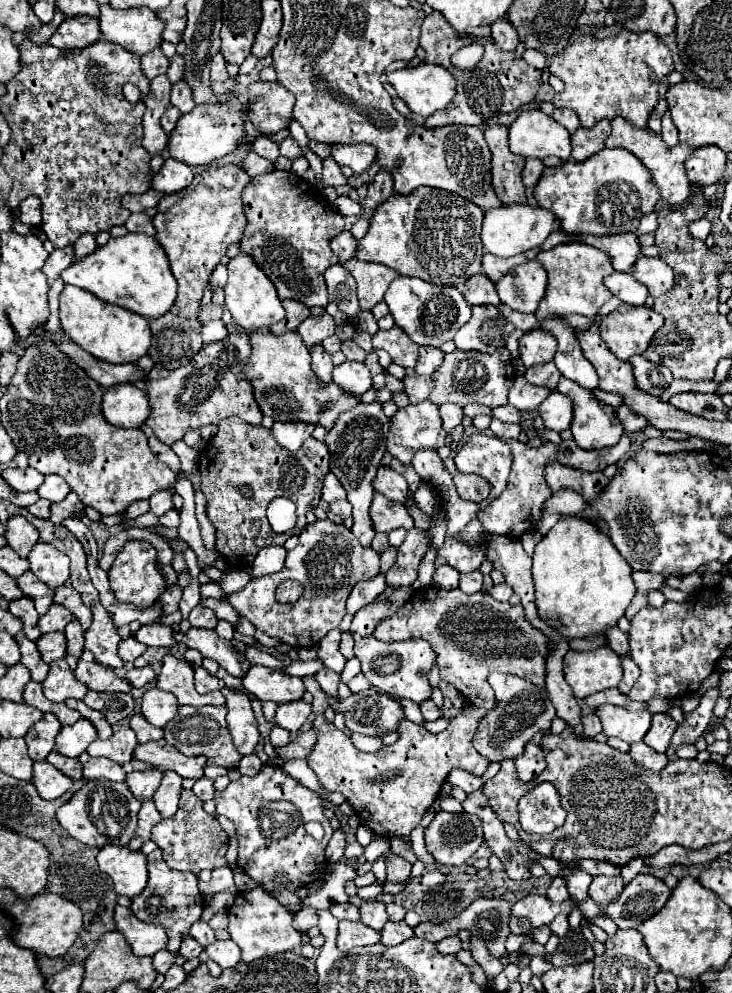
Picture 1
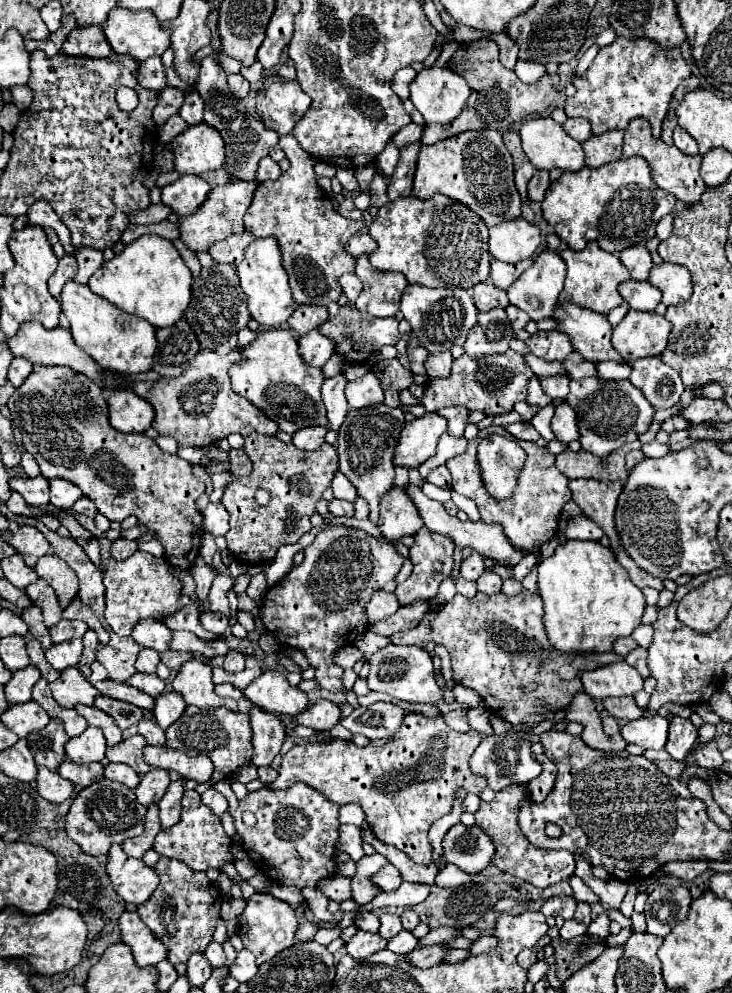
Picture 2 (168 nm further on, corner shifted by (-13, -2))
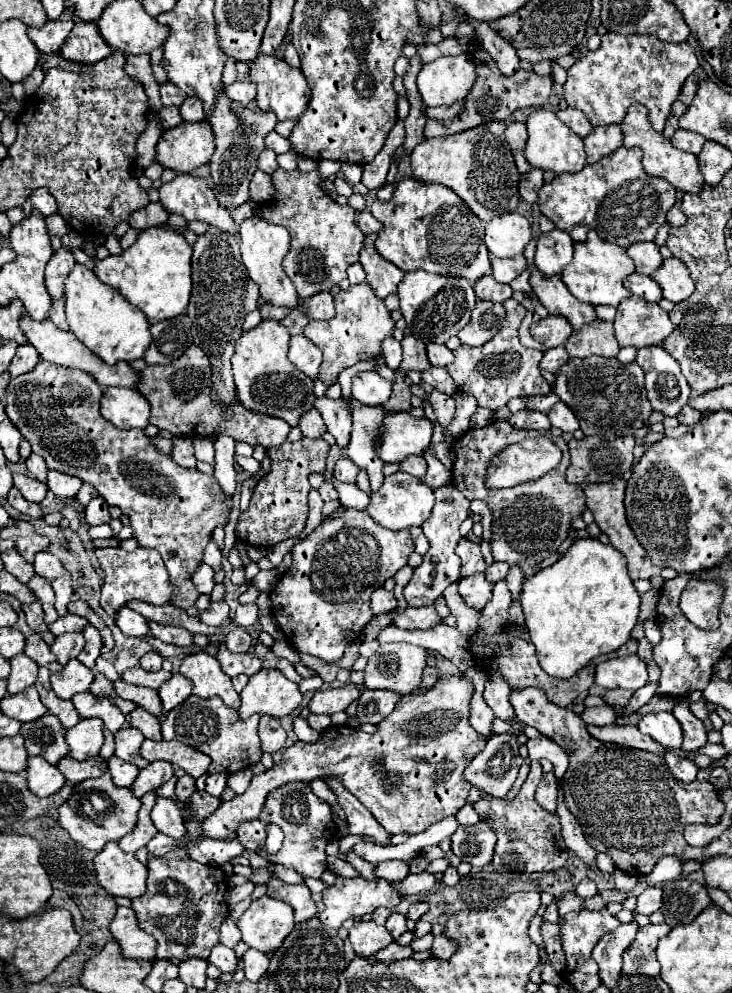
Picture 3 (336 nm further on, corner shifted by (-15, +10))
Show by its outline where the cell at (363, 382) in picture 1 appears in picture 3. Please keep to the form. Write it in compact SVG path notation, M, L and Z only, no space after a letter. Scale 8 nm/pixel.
M362 371L352 379L352 399L366 405L386 403L390 391L392 391L390 381L380 377L376 371Z

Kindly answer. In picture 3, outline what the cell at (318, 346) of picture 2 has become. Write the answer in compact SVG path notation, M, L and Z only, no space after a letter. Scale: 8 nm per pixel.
M296 335L290 339L290 351L288 351L290 361L304 371L310 379L316 379L318 367L322 363L322 351L304 335Z

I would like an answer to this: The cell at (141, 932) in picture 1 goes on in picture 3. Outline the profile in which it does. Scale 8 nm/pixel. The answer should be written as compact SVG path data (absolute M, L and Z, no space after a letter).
M118 907L110 931L128 959L156 957L156 939L152 939L152 935L148 935L144 929L138 927L138 919L132 907Z

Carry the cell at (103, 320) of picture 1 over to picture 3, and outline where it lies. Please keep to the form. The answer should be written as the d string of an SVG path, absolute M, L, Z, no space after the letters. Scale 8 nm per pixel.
M76 265L70 271L70 275L66 277L64 291L66 291L66 317L70 331L90 351L94 351L108 365L114 365L118 359L130 363L144 357L150 345L150 323L138 307L128 305L128 301L122 299L118 291L112 291L112 287L100 283L94 271L90 271L84 265Z

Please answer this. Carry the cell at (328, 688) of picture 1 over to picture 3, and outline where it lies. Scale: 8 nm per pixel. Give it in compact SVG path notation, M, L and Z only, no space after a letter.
M346 509L346 513L342 513L338 519L332 519L332 521L326 521L326 523L318 525L304 541L300 541L300 543L294 545L294 549L292 549L292 567L282 575L282 579L278 581L278 585L276 585L276 587L272 589L272 593L270 593L272 611L274 611L274 617L276 617L276 621L278 621L280 629L282 629L282 633L286 635L288 641L294 643L294 647L296 647L300 653L310 653L310 655L314 655L314 657L318 657L318 659L322 659L322 661L326 661L326 663L336 663L336 661L340 661L348 643L350 643L352 639L358 638L362 627L374 617L374 615L372 615L372 609L370 609L370 595L372 595L372 591L376 591L378 587L382 587L388 577L394 577L396 571L402 569L402 567L408 563L408 555L410 555L412 551L414 551L414 541L412 541L412 537L410 537L408 529L402 529L402 531L384 529L384 527L380 527L378 523L374 523L372 517L370 517L366 511Z

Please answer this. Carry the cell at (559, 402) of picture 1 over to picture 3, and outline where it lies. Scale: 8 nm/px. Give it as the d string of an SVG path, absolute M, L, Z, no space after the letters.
M558 401L558 403L552 407L552 411L548 413L548 417L550 417L552 427L558 427L558 429L570 431L570 433L574 433L574 431L578 429L578 419L576 419L574 413L568 409L568 405L562 403L562 401Z

